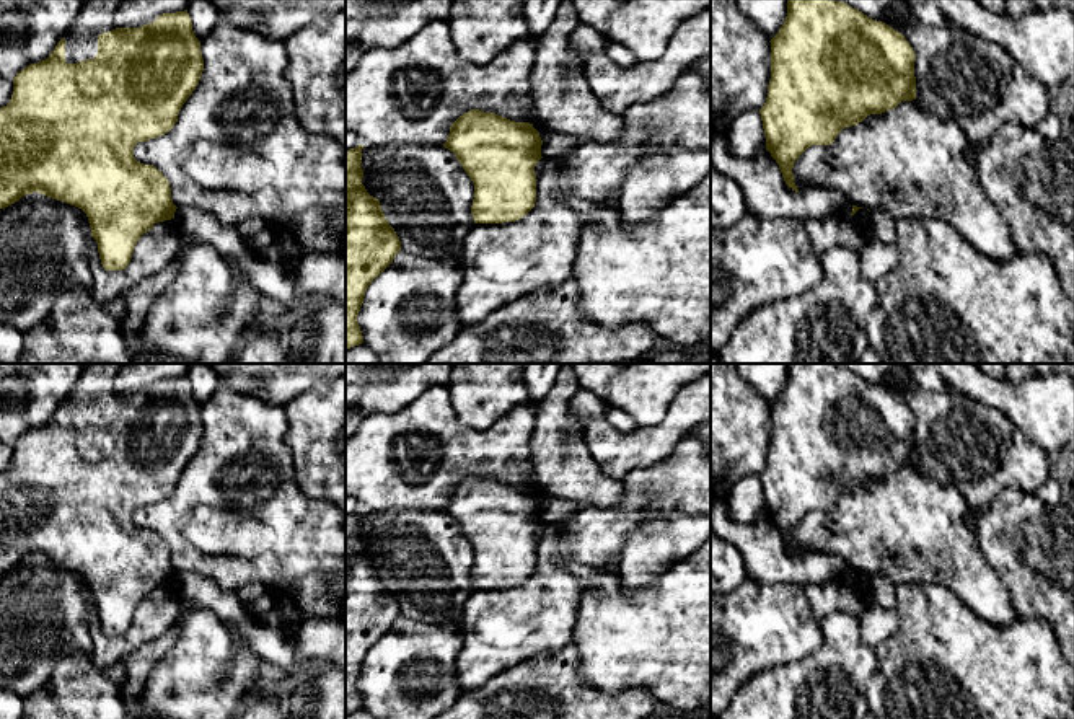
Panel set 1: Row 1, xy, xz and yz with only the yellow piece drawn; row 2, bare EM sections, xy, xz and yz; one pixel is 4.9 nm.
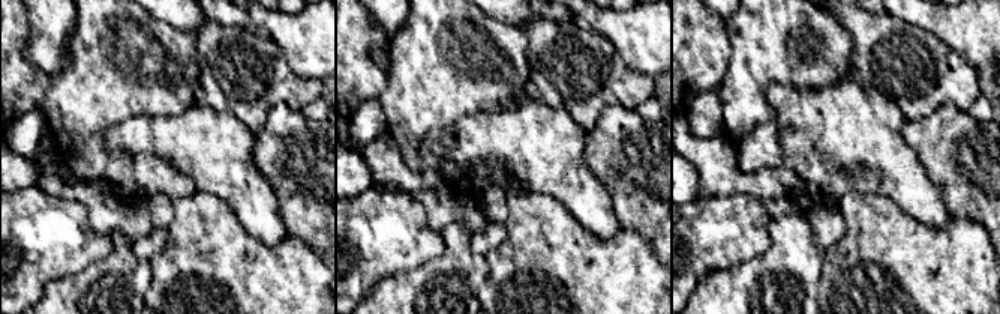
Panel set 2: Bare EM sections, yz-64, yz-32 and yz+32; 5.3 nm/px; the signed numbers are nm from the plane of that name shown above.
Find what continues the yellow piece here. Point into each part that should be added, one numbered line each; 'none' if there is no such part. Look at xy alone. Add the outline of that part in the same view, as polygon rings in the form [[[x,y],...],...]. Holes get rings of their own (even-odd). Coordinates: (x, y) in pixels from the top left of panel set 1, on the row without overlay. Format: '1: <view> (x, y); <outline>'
1: xy (96, 382); [[[88,364],[65,404],[65,426],[77,429],[98,419],[98,401],[116,395],[114,378],[124,364]]]

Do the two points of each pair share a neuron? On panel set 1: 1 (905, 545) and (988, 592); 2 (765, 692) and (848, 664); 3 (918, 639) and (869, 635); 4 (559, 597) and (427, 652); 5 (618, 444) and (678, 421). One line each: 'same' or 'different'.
1: same
2: same
3: different
4: different
5: same

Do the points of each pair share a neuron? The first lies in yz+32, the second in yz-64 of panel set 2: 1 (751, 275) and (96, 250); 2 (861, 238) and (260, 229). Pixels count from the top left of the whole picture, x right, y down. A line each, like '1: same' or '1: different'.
1: different
2: different

